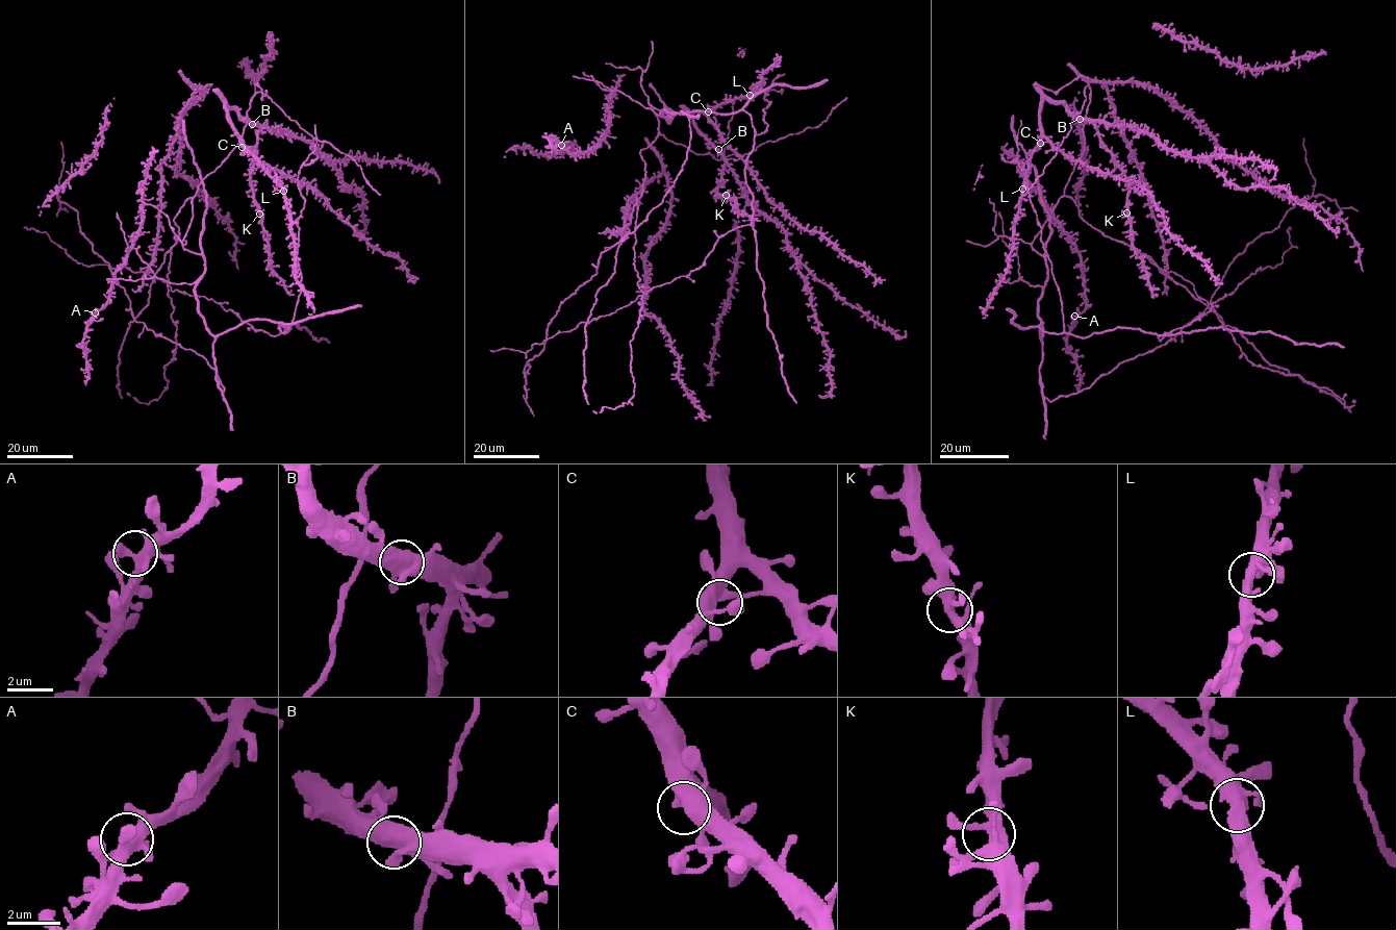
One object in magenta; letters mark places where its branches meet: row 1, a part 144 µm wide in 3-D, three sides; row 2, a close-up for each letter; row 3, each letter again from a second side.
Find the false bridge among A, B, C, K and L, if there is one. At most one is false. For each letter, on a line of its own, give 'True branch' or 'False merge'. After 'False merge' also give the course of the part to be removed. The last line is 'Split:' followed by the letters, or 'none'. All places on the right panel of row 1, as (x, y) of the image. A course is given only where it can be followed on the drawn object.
A: True branch
B: True branch
C: True branch
K: True branch
L: True branch
Split: none

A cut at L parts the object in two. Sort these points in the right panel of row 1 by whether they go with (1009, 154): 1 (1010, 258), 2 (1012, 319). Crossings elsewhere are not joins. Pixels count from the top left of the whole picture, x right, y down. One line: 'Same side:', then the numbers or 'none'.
Same side: 2

